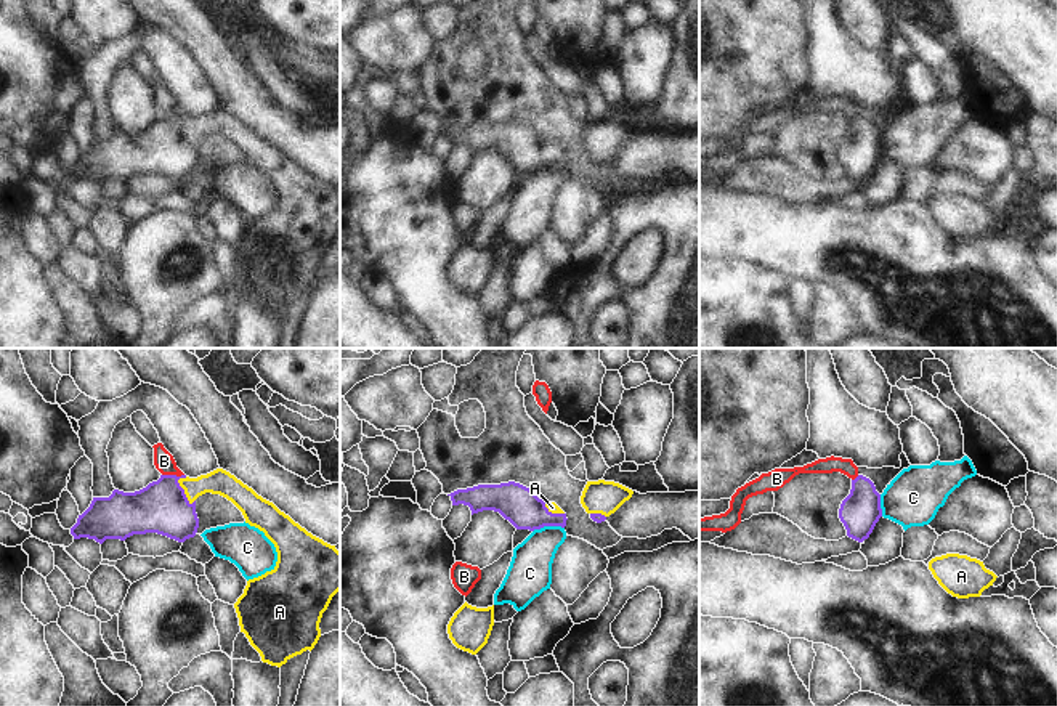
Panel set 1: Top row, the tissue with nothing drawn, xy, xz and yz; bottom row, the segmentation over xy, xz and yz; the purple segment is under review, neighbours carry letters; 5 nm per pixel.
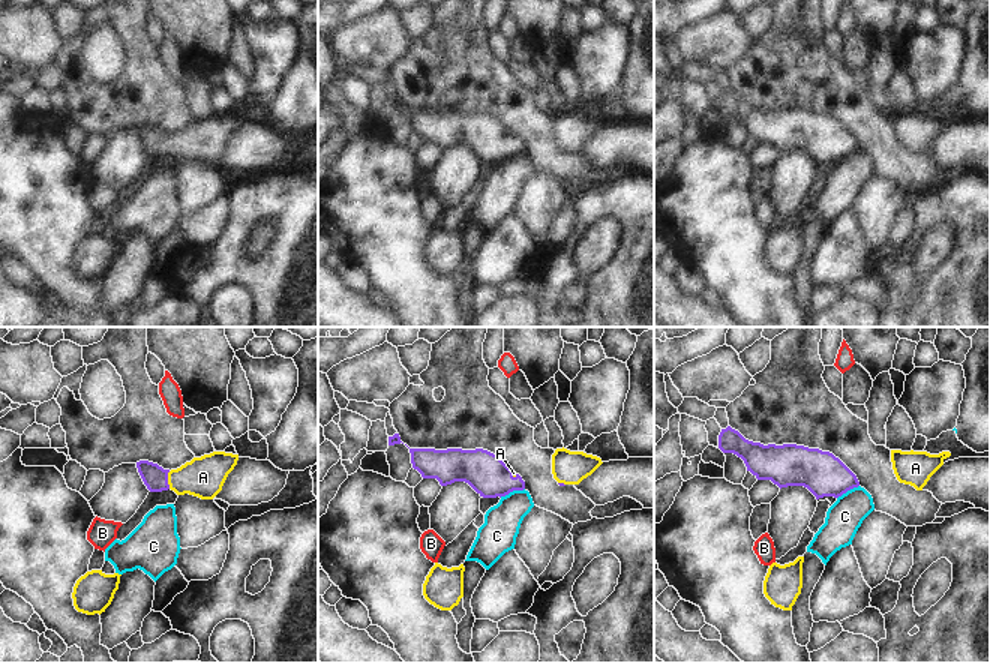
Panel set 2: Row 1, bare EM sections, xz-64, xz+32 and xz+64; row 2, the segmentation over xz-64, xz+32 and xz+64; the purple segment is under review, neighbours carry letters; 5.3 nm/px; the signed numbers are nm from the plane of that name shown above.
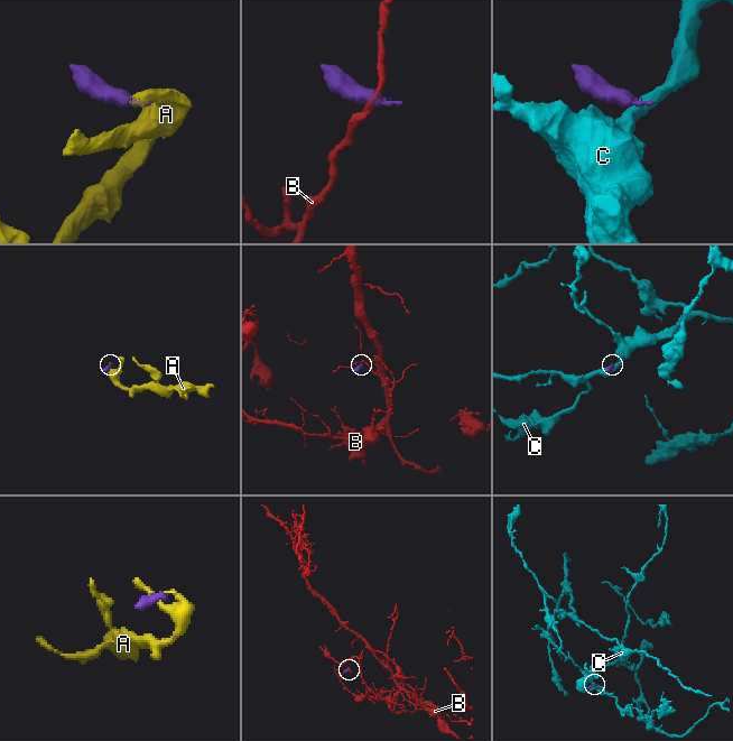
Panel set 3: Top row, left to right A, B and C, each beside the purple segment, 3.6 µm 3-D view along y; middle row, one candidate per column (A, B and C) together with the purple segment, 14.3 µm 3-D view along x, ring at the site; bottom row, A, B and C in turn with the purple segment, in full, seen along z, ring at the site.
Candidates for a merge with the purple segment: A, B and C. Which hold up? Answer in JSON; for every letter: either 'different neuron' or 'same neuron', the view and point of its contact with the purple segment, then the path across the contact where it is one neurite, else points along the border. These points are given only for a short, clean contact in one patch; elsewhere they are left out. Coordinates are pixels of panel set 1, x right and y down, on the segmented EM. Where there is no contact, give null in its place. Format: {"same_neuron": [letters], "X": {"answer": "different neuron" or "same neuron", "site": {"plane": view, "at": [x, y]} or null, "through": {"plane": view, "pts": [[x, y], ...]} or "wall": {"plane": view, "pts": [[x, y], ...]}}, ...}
{"same_neuron": ["A"], "A": {"answer": "same neuron", "site": {"plane": "xy", "at": [183, 491]}, "through": {"plane": "xy", "pts": [[162, 507], [183, 491], [204, 483], [220, 482]]}}, "B": {"answer": "different neuron", "site": {"plane": "xy", "at": [174, 475]}, "wall": {"plane": "xy", "pts": [[162, 474], [183, 475]]}}, "C": {"answer": "different neuron", "site": {"plane": "xz", "at": [547, 525]}, "wall": {"plane": "xz", "pts": [[563, 527], [541, 527], [533, 531]]}}}

